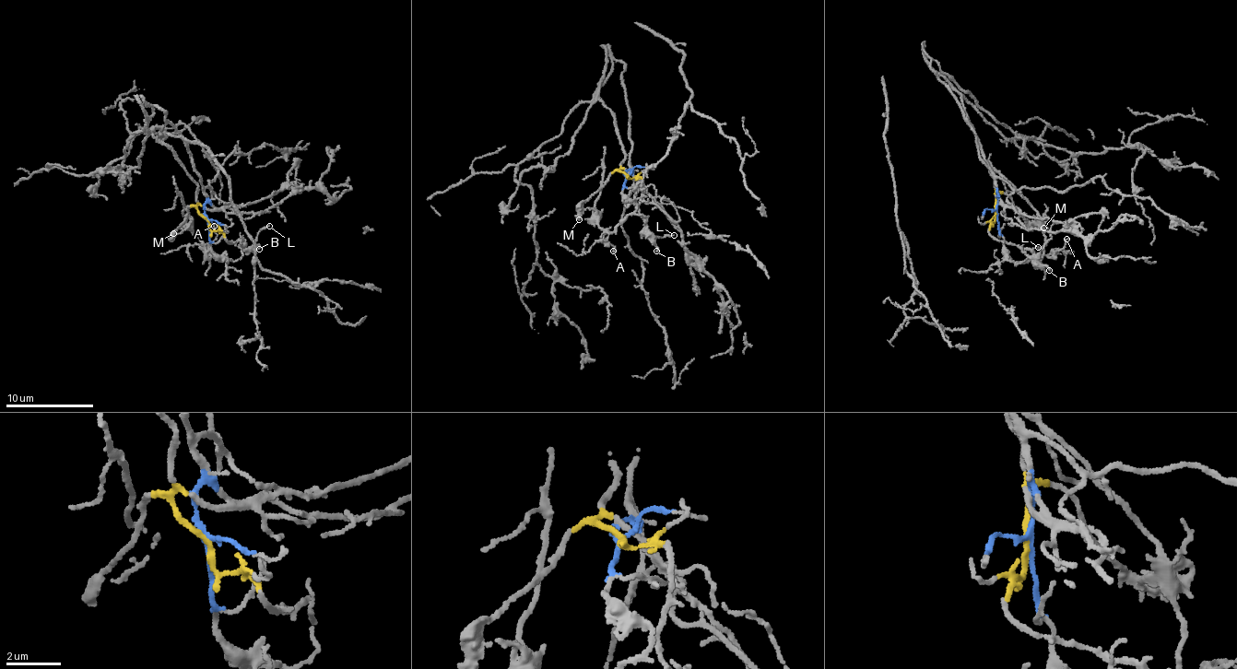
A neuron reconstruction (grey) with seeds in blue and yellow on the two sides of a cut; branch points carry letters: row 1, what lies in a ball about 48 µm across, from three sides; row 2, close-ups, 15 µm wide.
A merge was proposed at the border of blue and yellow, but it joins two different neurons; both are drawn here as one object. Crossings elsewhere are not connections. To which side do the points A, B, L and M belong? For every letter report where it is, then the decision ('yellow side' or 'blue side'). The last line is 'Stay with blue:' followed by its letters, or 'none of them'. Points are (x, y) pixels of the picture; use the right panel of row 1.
A: place (1066, 239); blue side
B: place (1049, 270); yellow side
L: place (1038, 247); yellow side
M: place (1043, 228); yellow side
Stay with blue: A

